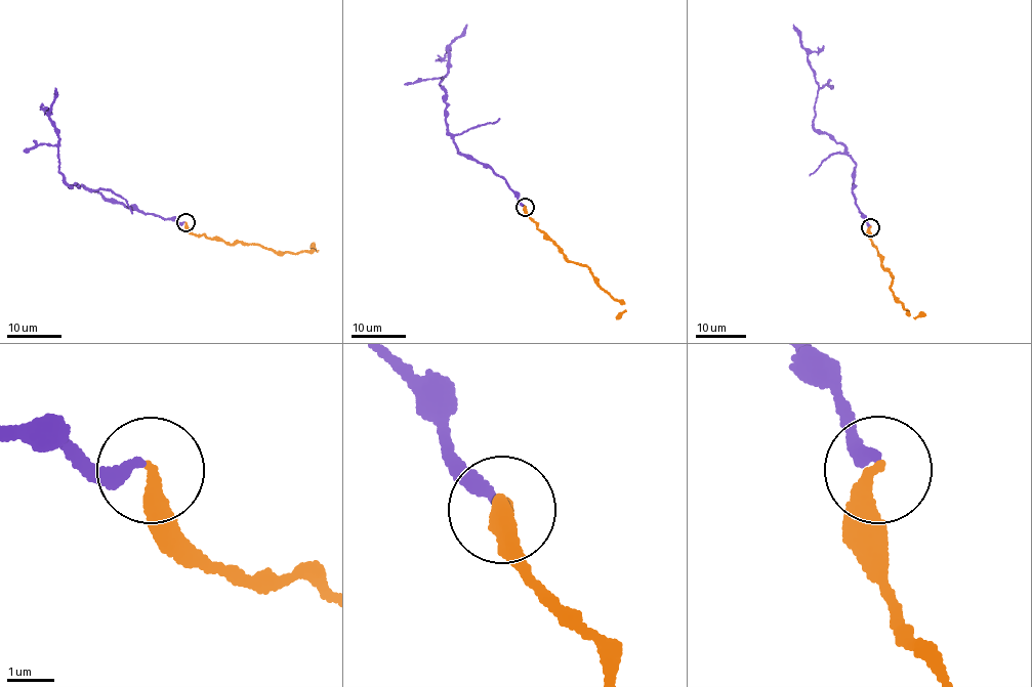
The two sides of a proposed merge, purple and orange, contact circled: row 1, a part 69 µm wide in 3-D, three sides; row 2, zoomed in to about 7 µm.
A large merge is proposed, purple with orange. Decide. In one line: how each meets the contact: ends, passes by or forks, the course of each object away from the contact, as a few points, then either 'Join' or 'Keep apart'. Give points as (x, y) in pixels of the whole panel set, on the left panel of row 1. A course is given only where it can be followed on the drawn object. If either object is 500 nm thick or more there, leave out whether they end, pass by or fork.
At the ring purple ends. At the ring orange ends. Course of purple: (186, 222), (109, 202), (83, 185), (69, 186), (58, 170), (58, 130), (49, 119), (55, 87). Course of orange: (186, 222), (189, 230), (198, 234), (226, 242), (241, 241), (277, 252), (317, 251), (311, 245). Join

